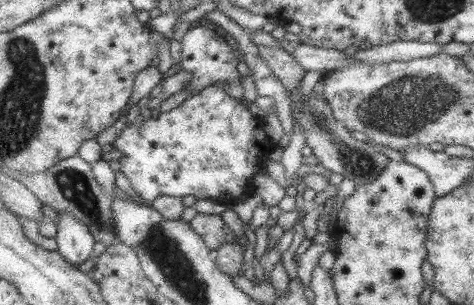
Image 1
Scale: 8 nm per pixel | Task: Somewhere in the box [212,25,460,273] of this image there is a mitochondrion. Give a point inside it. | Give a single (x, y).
(360, 163)

